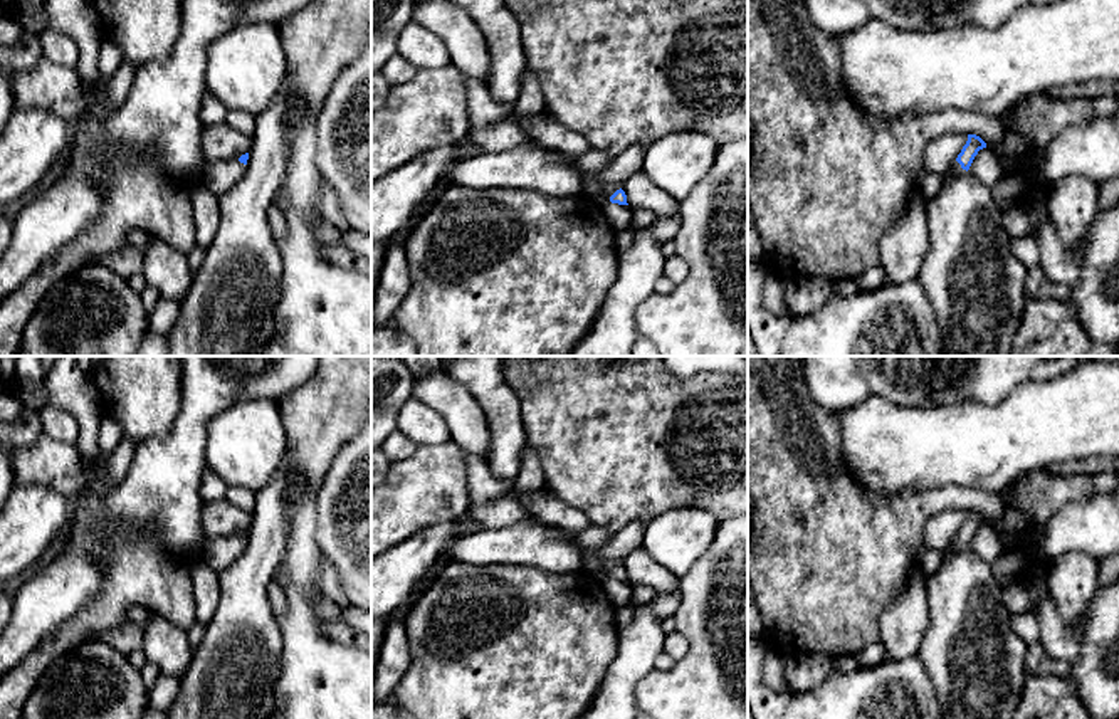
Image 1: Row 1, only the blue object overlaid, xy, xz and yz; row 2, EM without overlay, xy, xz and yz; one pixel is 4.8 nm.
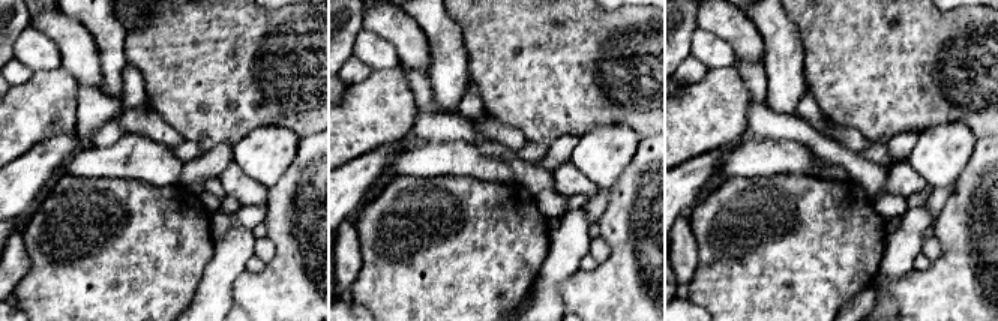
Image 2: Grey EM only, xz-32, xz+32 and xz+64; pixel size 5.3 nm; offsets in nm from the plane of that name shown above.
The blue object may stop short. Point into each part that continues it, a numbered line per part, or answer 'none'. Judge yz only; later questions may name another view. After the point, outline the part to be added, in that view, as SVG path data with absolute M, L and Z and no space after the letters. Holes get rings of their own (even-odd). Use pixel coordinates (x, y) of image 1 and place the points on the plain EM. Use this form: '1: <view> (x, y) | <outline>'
1: yz (955, 546) | M954 538L948 548L944 548L944 554L951 556L956 554L959 551L966 549L966 546L961 544L961 541L958 538Z

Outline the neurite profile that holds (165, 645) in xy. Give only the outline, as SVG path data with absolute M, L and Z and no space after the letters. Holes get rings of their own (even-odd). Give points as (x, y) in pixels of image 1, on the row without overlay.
M153 611L143 628L141 650L146 660L156 665L161 675L181 679L193 655L186 632Z

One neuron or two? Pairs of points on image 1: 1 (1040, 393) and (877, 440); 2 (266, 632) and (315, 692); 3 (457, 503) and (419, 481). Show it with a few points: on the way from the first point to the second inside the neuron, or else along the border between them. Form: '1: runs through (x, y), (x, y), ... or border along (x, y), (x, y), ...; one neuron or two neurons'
1: runs through (1000, 434), (993, 440), (918, 440); one neuron
2: border along (278, 620), (281, 666), (274, 689); two neurons
3: runs through (449, 494), (429, 488); one neuron

